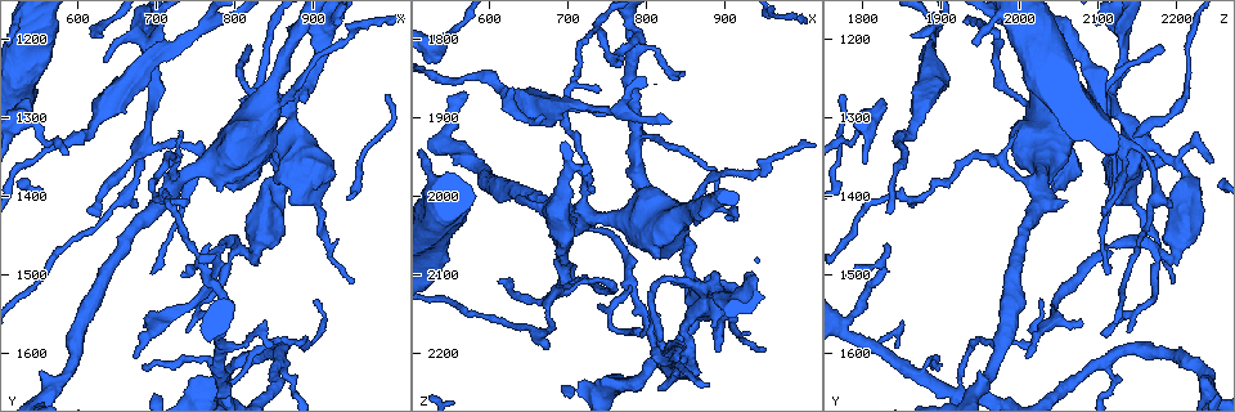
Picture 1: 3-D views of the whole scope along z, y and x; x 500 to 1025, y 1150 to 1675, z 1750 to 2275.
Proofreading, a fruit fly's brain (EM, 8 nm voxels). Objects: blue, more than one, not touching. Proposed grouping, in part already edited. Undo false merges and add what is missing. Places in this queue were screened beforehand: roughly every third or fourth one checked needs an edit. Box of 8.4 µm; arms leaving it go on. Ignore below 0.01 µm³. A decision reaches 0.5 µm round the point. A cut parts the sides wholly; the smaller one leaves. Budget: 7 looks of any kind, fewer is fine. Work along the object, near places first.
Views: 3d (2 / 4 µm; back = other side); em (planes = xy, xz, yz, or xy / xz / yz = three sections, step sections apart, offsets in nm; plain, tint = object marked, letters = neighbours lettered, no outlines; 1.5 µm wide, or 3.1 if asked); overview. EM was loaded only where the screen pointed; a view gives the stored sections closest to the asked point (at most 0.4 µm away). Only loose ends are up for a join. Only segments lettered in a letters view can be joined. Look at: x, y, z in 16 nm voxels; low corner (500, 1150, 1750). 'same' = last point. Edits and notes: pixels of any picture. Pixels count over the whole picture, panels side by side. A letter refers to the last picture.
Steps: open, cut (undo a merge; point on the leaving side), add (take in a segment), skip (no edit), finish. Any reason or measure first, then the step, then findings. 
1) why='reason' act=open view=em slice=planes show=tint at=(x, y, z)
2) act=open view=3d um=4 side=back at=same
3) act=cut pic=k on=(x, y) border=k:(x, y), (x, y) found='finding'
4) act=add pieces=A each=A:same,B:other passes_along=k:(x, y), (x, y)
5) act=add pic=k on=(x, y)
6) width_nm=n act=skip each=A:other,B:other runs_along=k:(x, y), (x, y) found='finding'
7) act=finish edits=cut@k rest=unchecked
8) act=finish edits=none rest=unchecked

why='thin end' act=open view=em slice=planes show=letters at=(680, 1620, 1895)

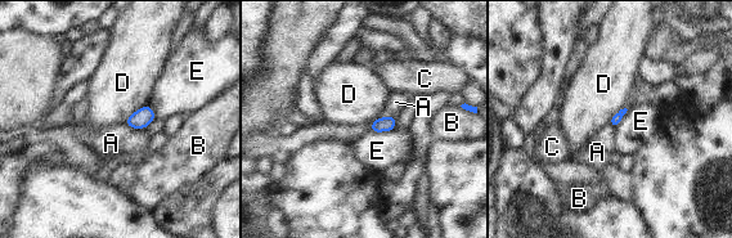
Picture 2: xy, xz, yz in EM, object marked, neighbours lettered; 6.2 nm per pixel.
act=skip each=A:other,B:other,C:other,D:other,E:other border=2:(147, 104), (138, 108), (124, 122) found='none of them fits'

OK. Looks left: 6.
why='end of a long branch' act=open view=em slice=planes show=tint at=(905, 1530, 2030)

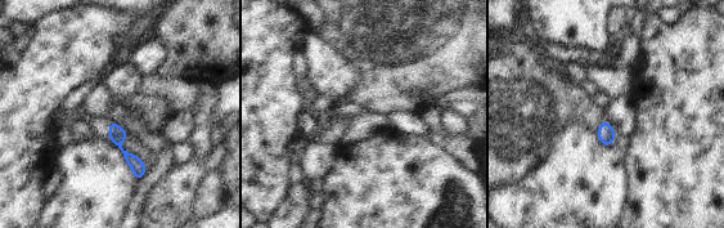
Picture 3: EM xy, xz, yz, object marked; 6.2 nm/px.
why='what lies round it' act=open view=em slice=planes show=letters at=same

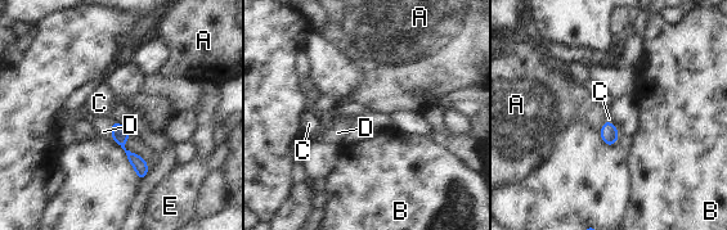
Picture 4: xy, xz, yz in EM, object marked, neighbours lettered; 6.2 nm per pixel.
longest_contact=A:90nm act=add pieces=C each=A:other,B:other,C:same,D:other,E:other passes_along=4:(120, 134), (112, 123), (99, 103) found='it goes on there'

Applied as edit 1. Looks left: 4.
act=open view=overview

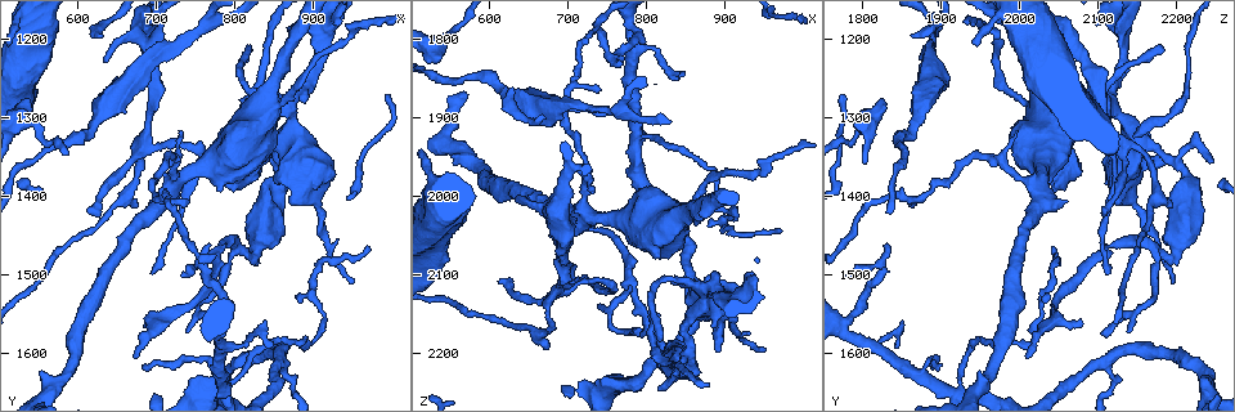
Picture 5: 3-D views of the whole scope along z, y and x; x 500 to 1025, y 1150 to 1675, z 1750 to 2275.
why='an open end' act=open view=em slice=xz step=4 show=letters at=(800, 1330, 2145)

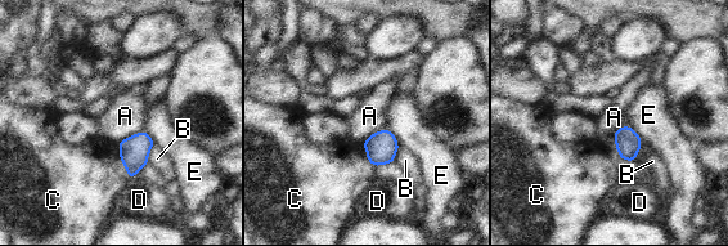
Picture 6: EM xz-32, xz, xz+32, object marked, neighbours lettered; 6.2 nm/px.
why='another direction' act=open view=em slice=planes show=letters at=same

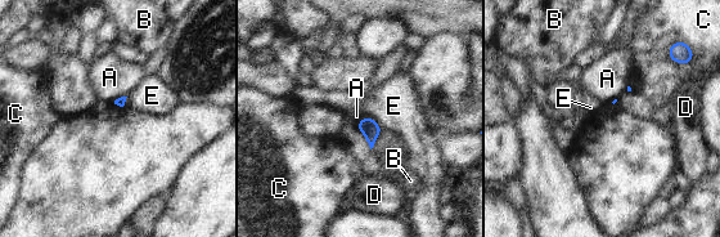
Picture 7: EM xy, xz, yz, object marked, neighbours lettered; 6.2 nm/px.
act=skip each=A:other,B:other,C:other,D:other,E:other found='none of them fits'

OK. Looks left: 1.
act=finish edits=add@4 rest=unchecked

